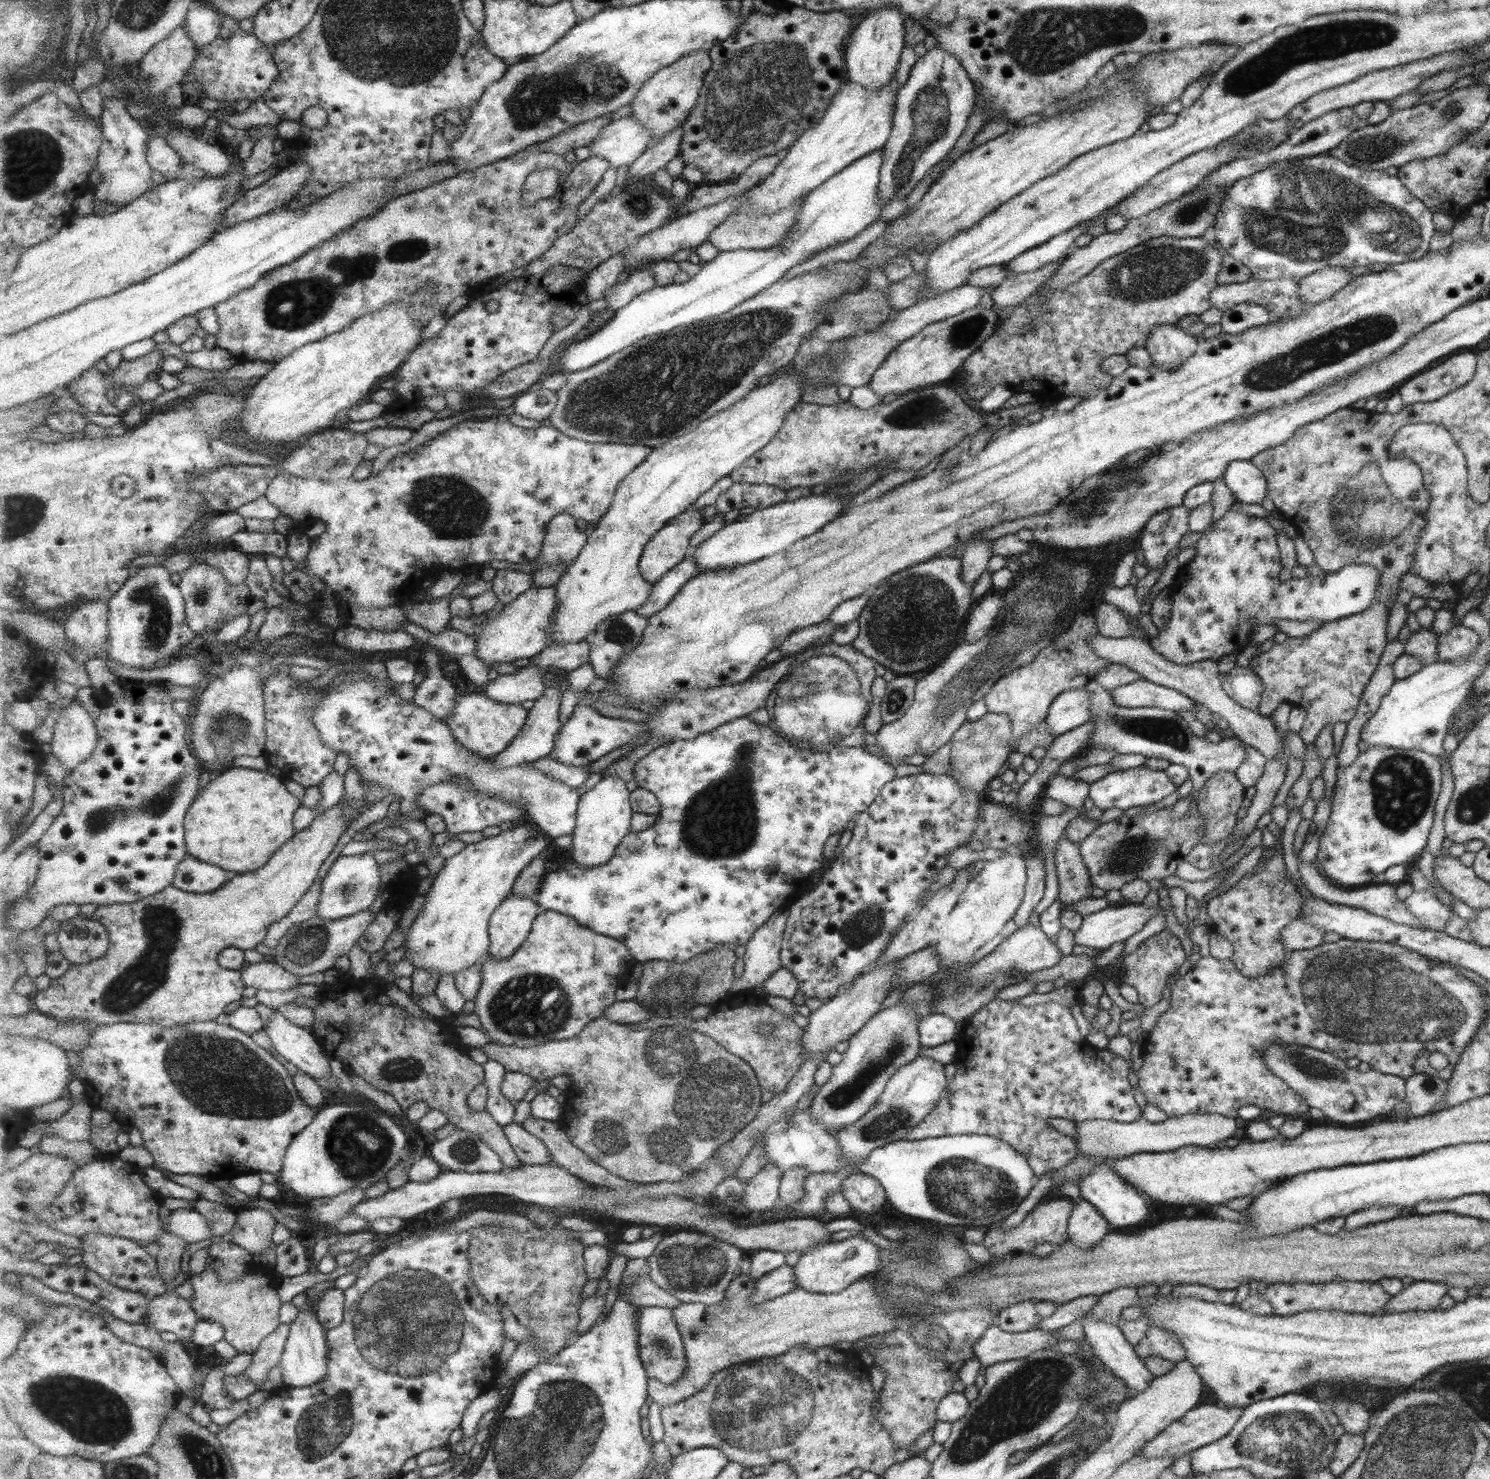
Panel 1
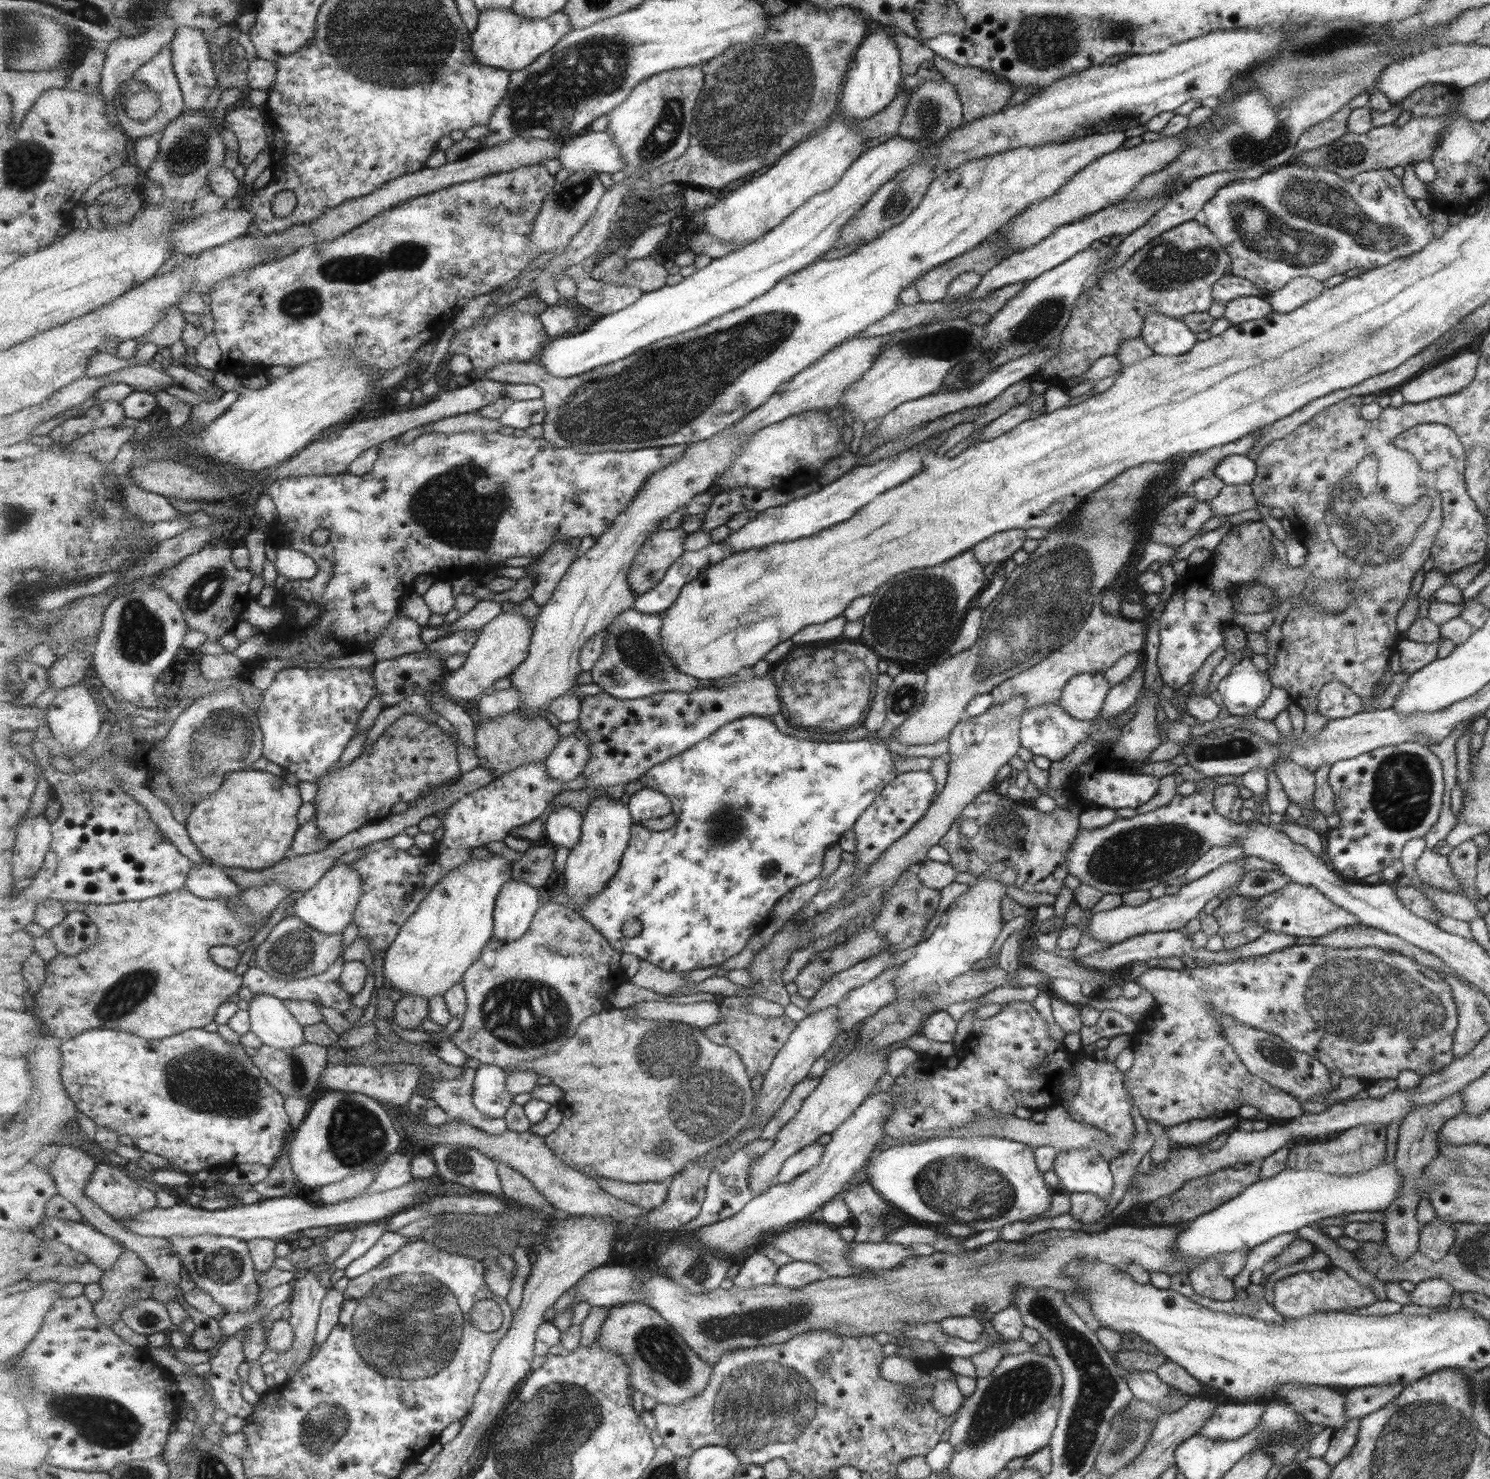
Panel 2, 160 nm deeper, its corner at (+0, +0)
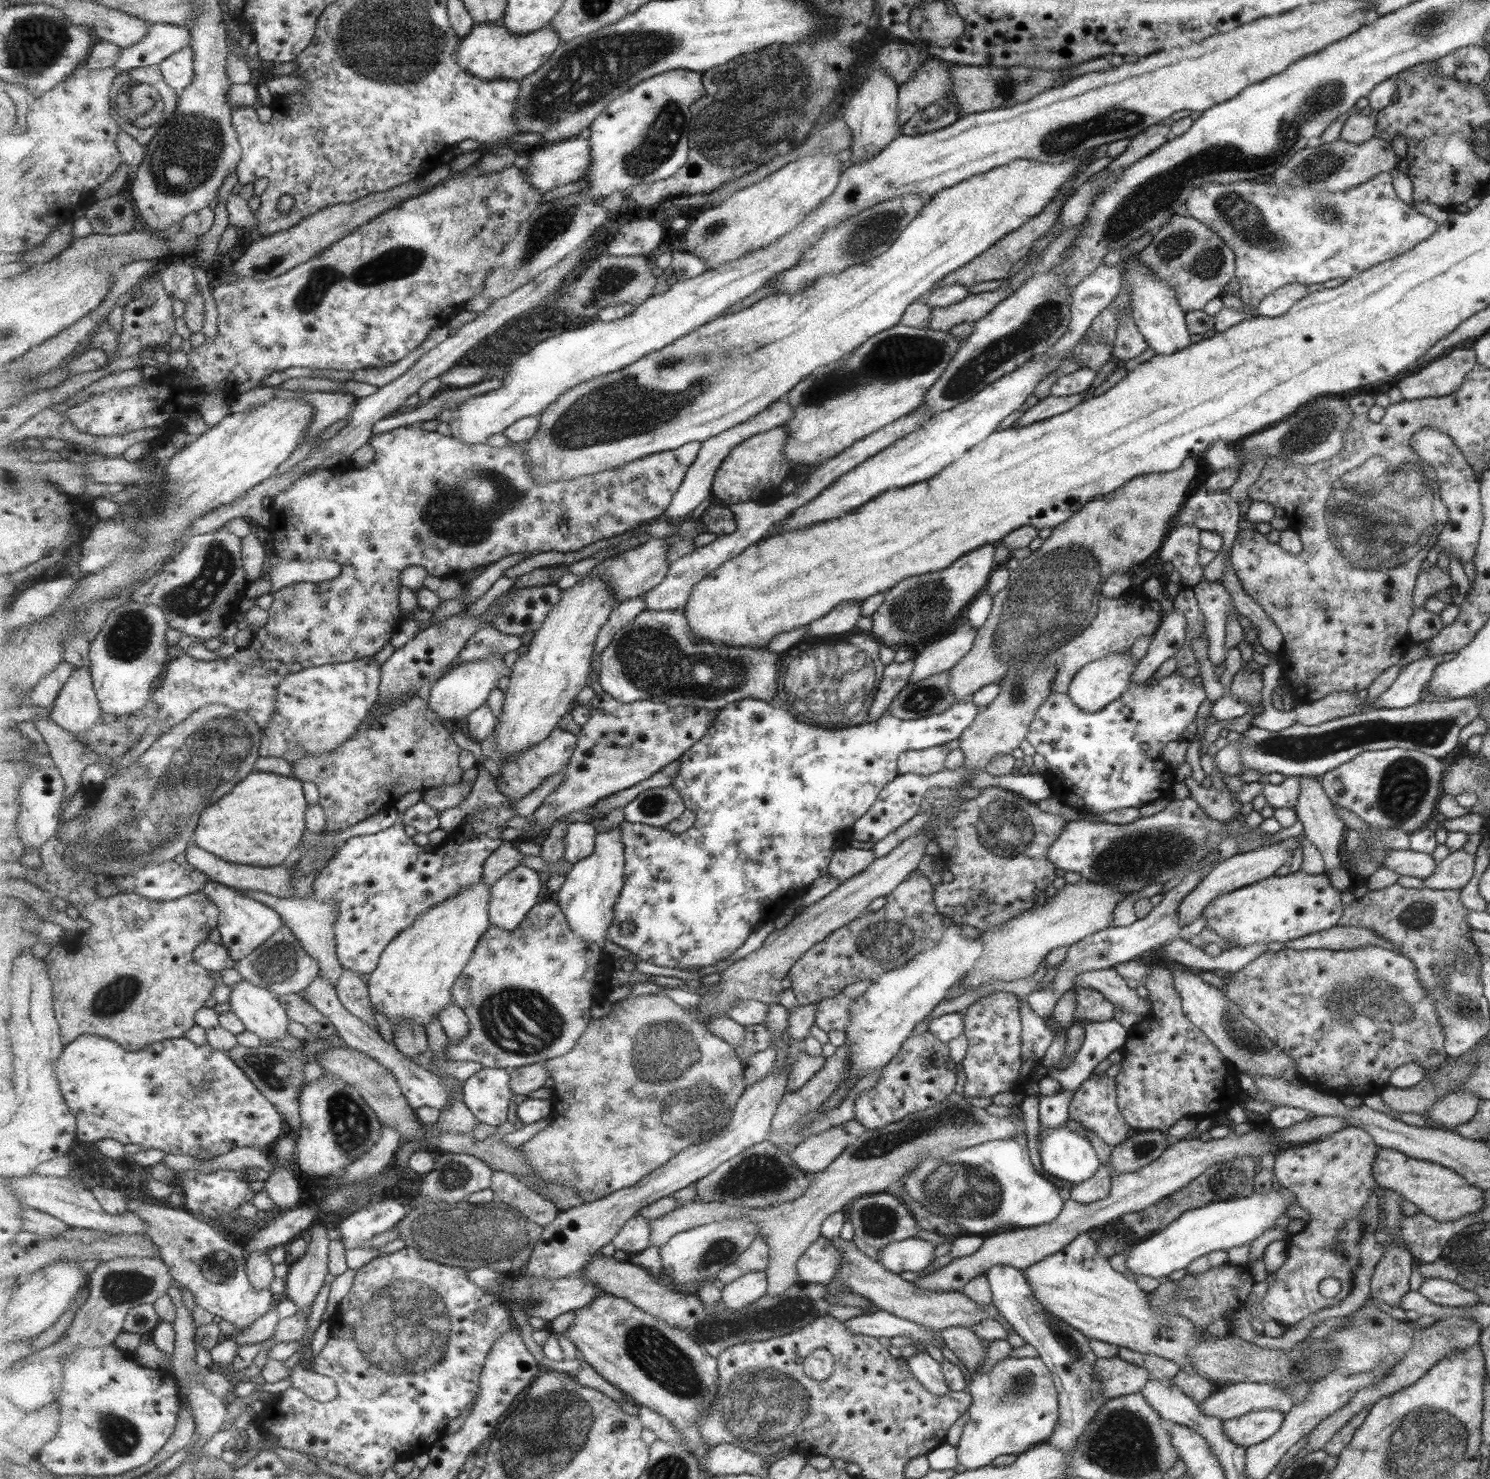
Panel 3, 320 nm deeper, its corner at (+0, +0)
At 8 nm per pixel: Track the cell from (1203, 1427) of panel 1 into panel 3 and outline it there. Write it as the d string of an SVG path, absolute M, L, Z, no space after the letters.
M1253 1410L1239 1418L1224 1420L1224 1430L1237 1446L1249 1447L1268 1440L1279 1429L1284 1414L1276 1410Z

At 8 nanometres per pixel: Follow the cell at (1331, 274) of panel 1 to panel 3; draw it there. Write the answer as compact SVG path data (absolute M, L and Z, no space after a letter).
M1285 284L1275 289L1256 306L1256 314L1265 318L1275 318L1288 312L1293 304L1308 293L1307 287L1301 284Z

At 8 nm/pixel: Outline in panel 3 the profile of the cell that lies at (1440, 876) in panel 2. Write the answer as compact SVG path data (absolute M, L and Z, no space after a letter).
M1392 850L1384 856L1383 867L1399 876L1413 876L1423 880L1435 869L1437 862L1431 854L1413 852L1412 850Z

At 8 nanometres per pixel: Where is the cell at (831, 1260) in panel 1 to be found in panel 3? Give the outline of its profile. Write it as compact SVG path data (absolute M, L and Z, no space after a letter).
M907 1238L886 1244L878 1252L877 1262L896 1275L900 1272L921 1272L931 1266L936 1257L934 1250L936 1246L928 1240Z

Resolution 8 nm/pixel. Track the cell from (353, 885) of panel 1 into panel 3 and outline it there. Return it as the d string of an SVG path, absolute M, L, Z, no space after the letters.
M237 889L237 893L269 905L269 908L278 912L284 920L284 926L291 929L291 932L297 937L303 950L306 950L308 954L317 960L320 966L318 976L326 978L332 986L336 987L338 985L345 968L340 963L336 949L334 922L338 913L338 906L336 906L334 900L320 902L320 900L315 900L314 896L299 899L292 896L281 898L266 892L247 889Z

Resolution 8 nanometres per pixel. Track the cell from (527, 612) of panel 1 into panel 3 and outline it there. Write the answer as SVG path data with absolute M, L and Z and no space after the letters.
M493 655L493 657L487 657L483 661L473 661L457 667L449 674L443 675L439 680L436 680L426 693L428 699L428 707L437 715L437 719L441 722L455 723L461 718L468 718L475 710L479 710L489 694L491 694L491 688L496 685L497 680L501 676L510 676L512 669L505 666L503 657L501 655Z

